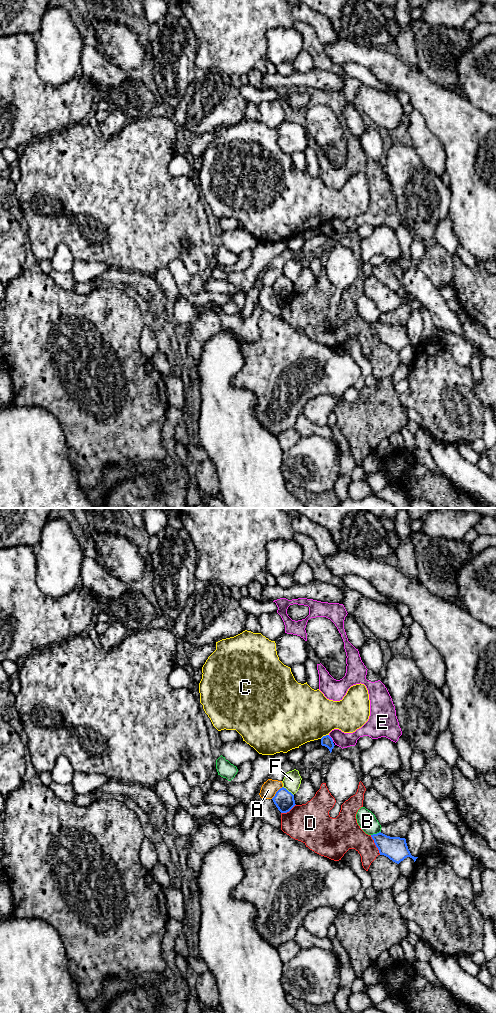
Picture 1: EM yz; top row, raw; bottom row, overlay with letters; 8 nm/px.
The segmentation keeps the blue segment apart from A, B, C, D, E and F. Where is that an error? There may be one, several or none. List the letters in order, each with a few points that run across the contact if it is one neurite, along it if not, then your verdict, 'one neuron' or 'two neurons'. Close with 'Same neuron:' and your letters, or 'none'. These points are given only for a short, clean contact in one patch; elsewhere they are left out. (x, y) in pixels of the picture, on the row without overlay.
A: line yz (282, 274), (271, 286); two neurons
B: two neurons
C: line yz (328, 222), (320, 226); two neurons
D: two neurons
E: two neurons
F: two neurons
Same neuron: none

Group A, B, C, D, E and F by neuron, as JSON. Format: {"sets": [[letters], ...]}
{"sets": [["A"], ["B"], ["C"], ["D"], ["E"], ["F"]]}

